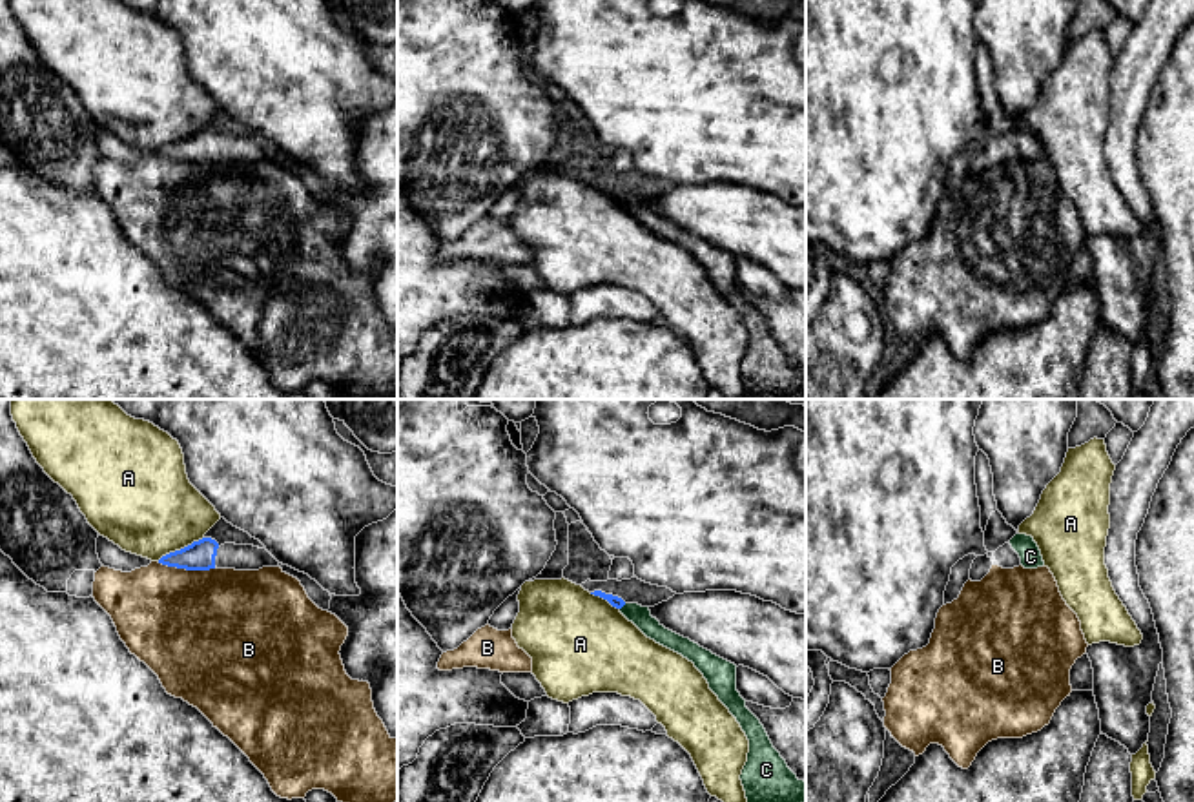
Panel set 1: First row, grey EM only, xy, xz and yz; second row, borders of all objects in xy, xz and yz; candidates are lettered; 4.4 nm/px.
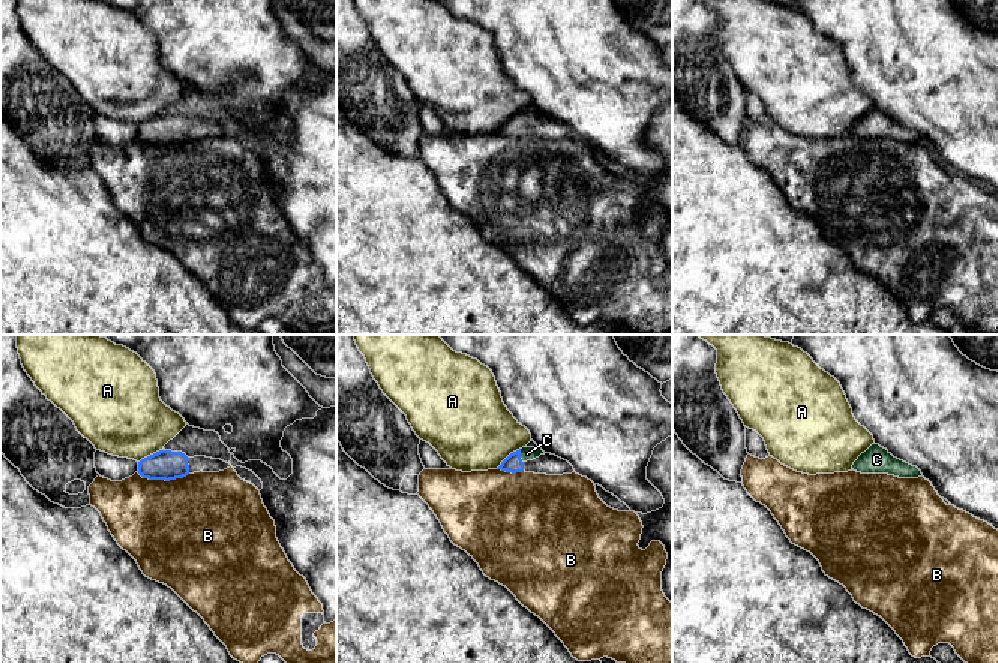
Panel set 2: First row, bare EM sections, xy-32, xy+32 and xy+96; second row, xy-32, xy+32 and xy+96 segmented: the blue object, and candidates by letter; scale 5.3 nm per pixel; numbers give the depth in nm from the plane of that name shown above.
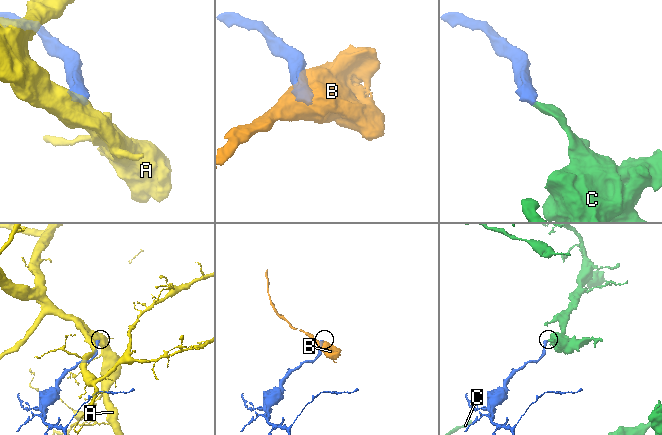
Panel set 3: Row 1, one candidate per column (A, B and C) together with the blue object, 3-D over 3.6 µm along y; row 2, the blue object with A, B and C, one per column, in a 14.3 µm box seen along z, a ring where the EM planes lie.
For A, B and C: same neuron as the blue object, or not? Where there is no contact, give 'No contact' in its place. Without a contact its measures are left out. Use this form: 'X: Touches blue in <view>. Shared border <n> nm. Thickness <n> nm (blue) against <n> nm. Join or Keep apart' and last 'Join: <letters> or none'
A: Touches blue in xy. Shared border 240 nm. Thickness 130 nm (blue) against 440 nm. Keep apart
B: Touches blue in xy. Shared border 260 nm. Thickness 130 nm (blue) against 500 nm. Keep apart
C: Touches blue in xz. Shared border 40 nm. Thickness 50 nm (blue) against 90 nm. Join
Join: C

